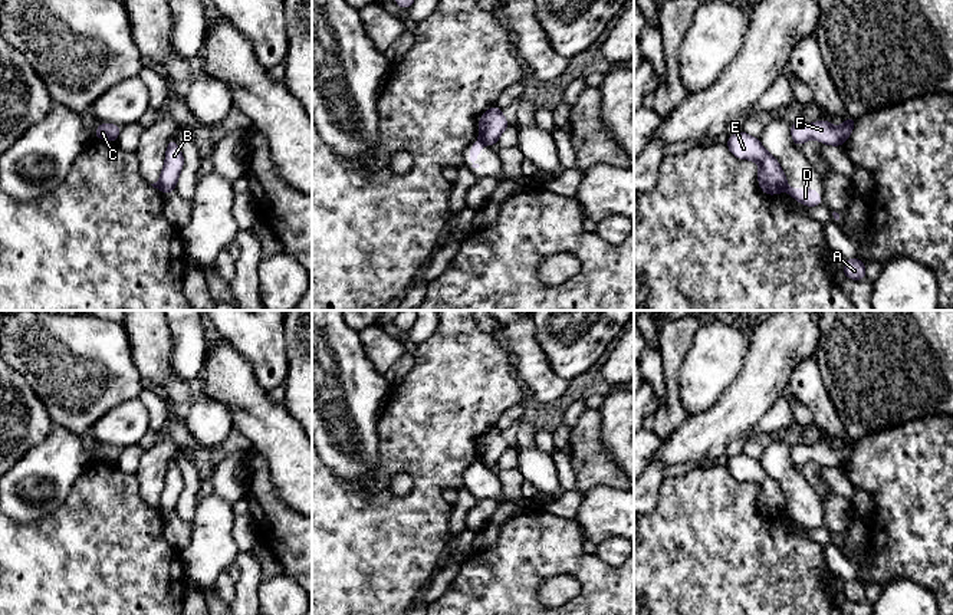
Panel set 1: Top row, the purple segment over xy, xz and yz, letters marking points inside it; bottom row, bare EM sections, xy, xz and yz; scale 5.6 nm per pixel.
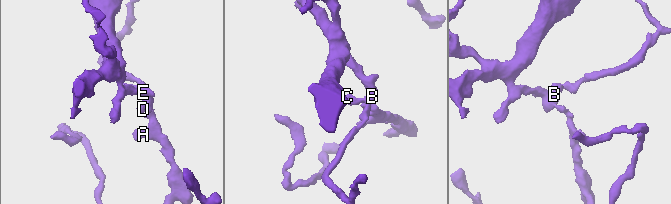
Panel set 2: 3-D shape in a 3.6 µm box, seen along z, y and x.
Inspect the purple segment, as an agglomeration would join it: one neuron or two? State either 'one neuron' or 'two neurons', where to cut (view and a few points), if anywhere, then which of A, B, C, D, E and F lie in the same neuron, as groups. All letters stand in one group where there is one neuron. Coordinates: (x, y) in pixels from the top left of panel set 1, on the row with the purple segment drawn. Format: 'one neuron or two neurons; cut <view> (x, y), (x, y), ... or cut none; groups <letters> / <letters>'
two neurons; cut yz (786, 184), (785, 190); groups A D / B C E F

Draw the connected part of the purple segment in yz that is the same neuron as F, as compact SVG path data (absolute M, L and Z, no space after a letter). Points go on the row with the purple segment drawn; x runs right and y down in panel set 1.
M847 116L841 126L831 125L825 118L815 124L791 122L791 138L801 148L808 139L818 139L824 145L842 147L850 138L857 119Z

